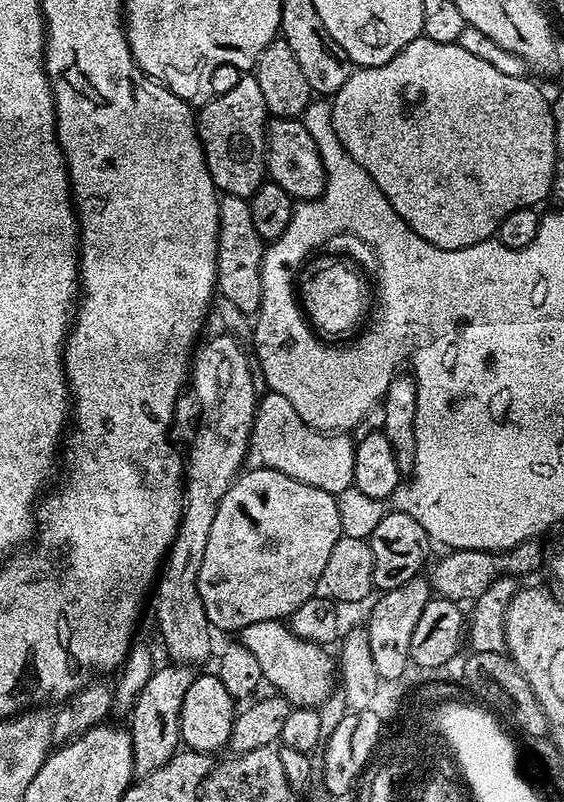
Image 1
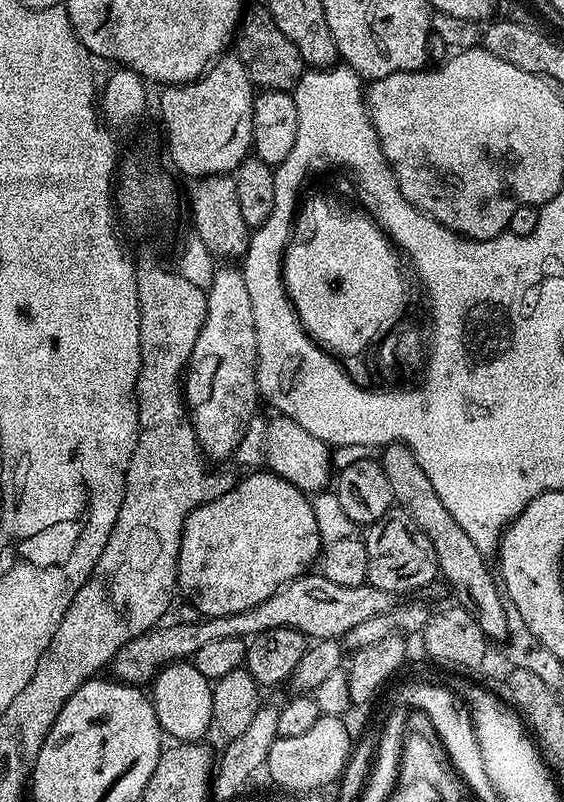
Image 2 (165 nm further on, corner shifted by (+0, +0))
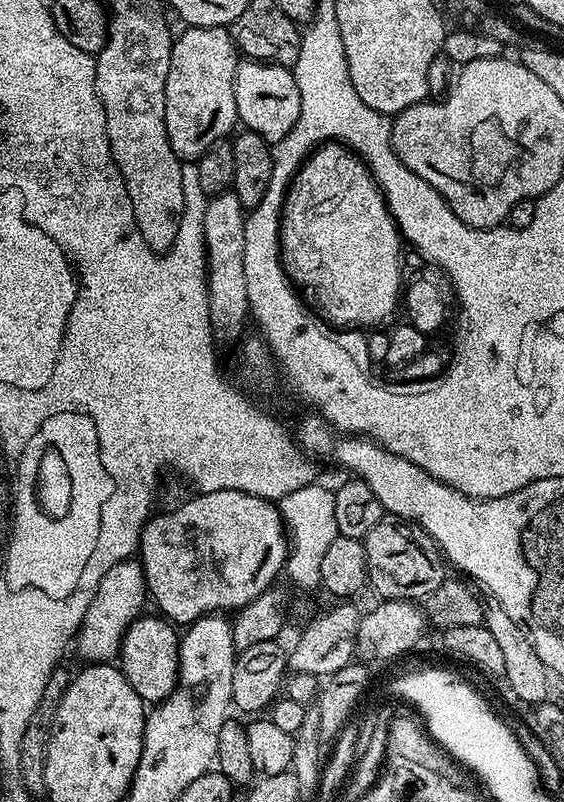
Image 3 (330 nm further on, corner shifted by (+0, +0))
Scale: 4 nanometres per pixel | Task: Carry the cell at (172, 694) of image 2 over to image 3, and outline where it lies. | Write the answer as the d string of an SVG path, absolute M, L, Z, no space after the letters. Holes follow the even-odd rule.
M159 614L148 615L141 615L126 630L120 643L118 667L126 682L134 686L134 694L138 694L138 698L142 698L145 705L155 706L176 689L180 677L181 633L171 620Z

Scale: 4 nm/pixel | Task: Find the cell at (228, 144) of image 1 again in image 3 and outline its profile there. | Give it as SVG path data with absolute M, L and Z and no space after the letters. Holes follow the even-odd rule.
M227 27L189 28L172 41L170 70L166 74L166 134L174 154L184 162L195 162L211 148L233 135L237 127L234 78L238 63L238 49Z

